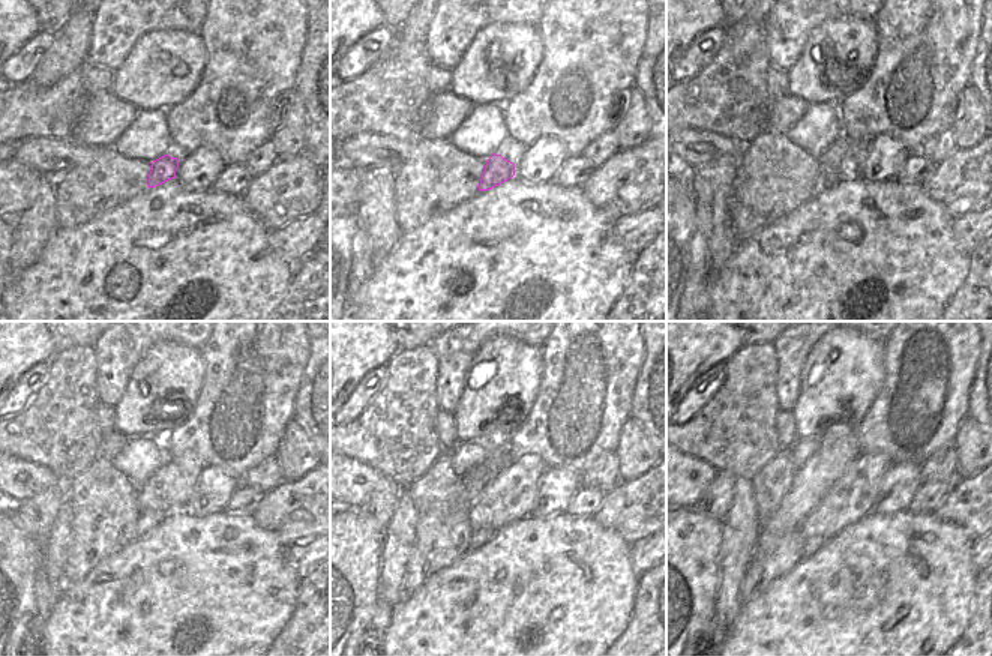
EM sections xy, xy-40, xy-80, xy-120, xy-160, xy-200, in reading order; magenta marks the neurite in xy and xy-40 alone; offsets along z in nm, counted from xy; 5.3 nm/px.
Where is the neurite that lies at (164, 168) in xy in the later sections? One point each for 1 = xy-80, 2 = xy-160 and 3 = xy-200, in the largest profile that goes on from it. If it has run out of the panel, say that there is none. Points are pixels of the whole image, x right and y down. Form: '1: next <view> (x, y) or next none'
1: next xy-80 (827, 179)
2: next xy-160 (479, 538)
3: next xy-200 (809, 545)

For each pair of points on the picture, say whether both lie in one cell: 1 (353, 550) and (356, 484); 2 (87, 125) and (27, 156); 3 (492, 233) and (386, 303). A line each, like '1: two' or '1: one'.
1: two
2: two
3: one

